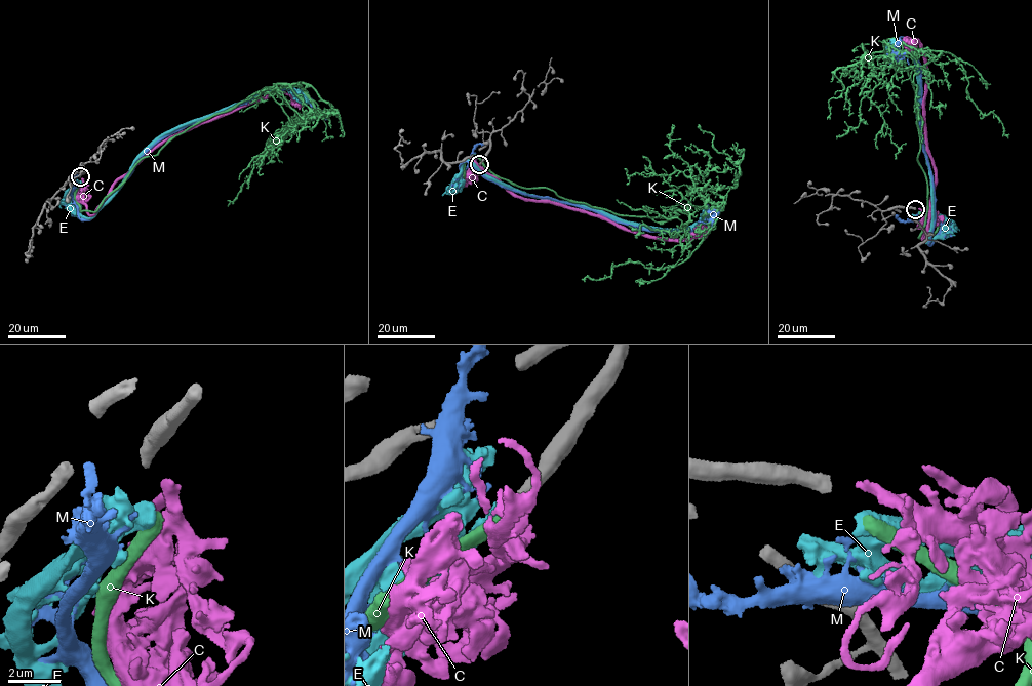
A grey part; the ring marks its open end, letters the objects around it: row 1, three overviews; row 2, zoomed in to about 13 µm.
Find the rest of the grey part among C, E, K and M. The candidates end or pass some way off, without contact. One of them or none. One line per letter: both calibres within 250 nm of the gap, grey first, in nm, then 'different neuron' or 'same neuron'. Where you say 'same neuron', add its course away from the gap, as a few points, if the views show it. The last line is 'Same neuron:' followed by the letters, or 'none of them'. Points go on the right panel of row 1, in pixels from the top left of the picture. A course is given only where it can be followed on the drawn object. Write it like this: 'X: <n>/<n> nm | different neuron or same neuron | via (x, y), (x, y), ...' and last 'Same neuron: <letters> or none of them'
C: 440/360 nm | different neuron
E: 440/550 nm | different neuron
K: 440/440 nm | same neuron | via (919, 212), (937, 225), (925, 238), (915, 92), (885, 40), (953, 55), (970, 99), (1007, 138)
M: 440/200 nm | different neuron
Same neuron: K

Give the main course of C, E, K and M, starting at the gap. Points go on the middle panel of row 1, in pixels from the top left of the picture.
C: (479, 167), (470, 175), (470, 158), (515, 194), (599, 214), (629, 231), (679, 240), (703, 234), (709, 228)
E: (477, 166), (453, 182), (470, 161), (523, 193), (662, 229), (697, 226), (708, 204)
K: (477, 166), (463, 176), (476, 155), (510, 183), (620, 214), (712, 213), (683, 261), (582, 278)
M: (476, 163), (460, 180), (467, 162), (502, 187), (643, 229), (701, 228), (715, 213), (698, 222)

